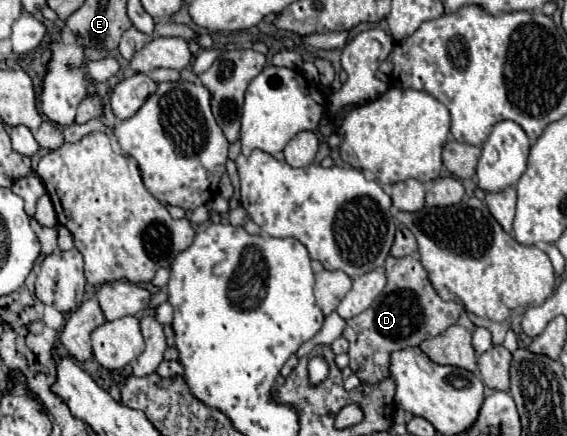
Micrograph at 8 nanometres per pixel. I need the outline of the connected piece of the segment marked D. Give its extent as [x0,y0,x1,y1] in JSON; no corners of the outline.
[343,256,475,384]

